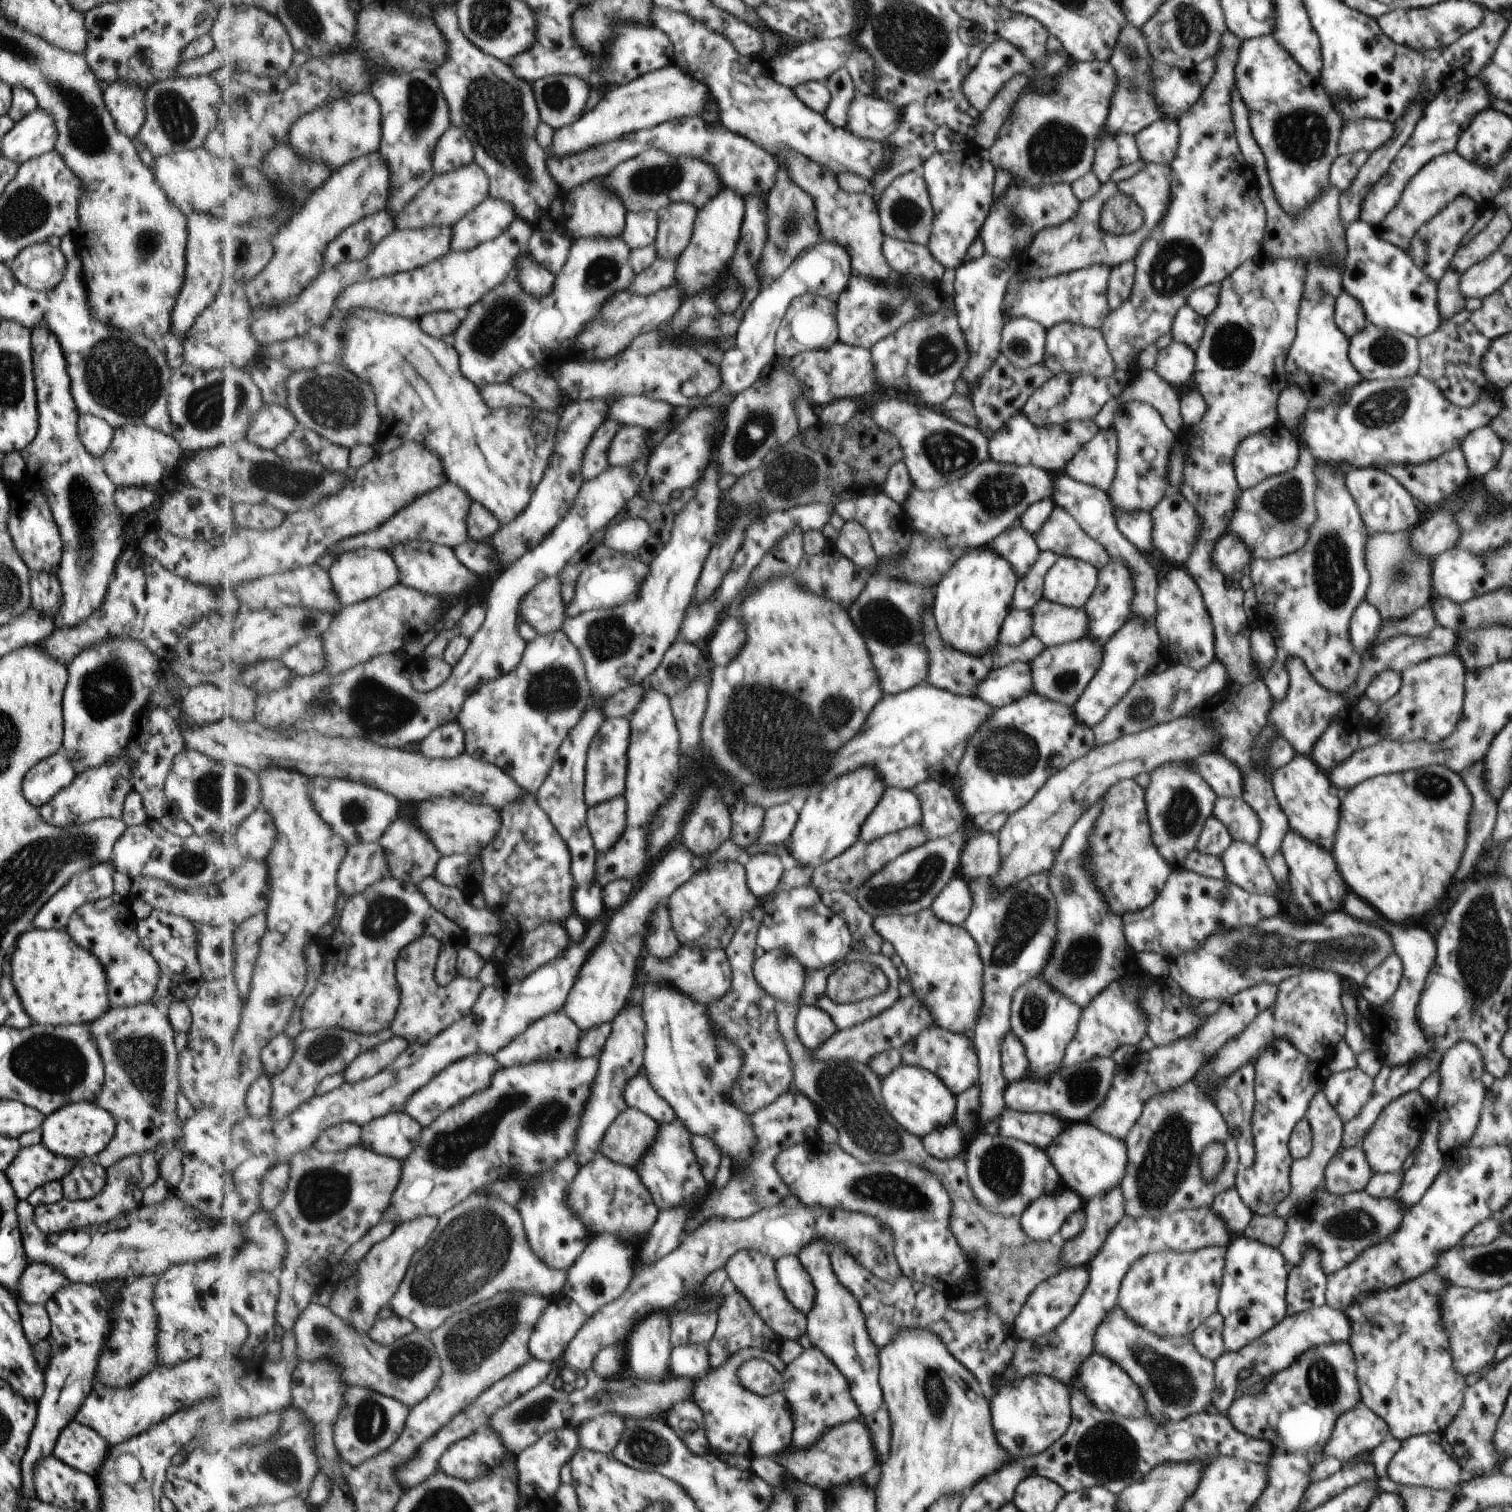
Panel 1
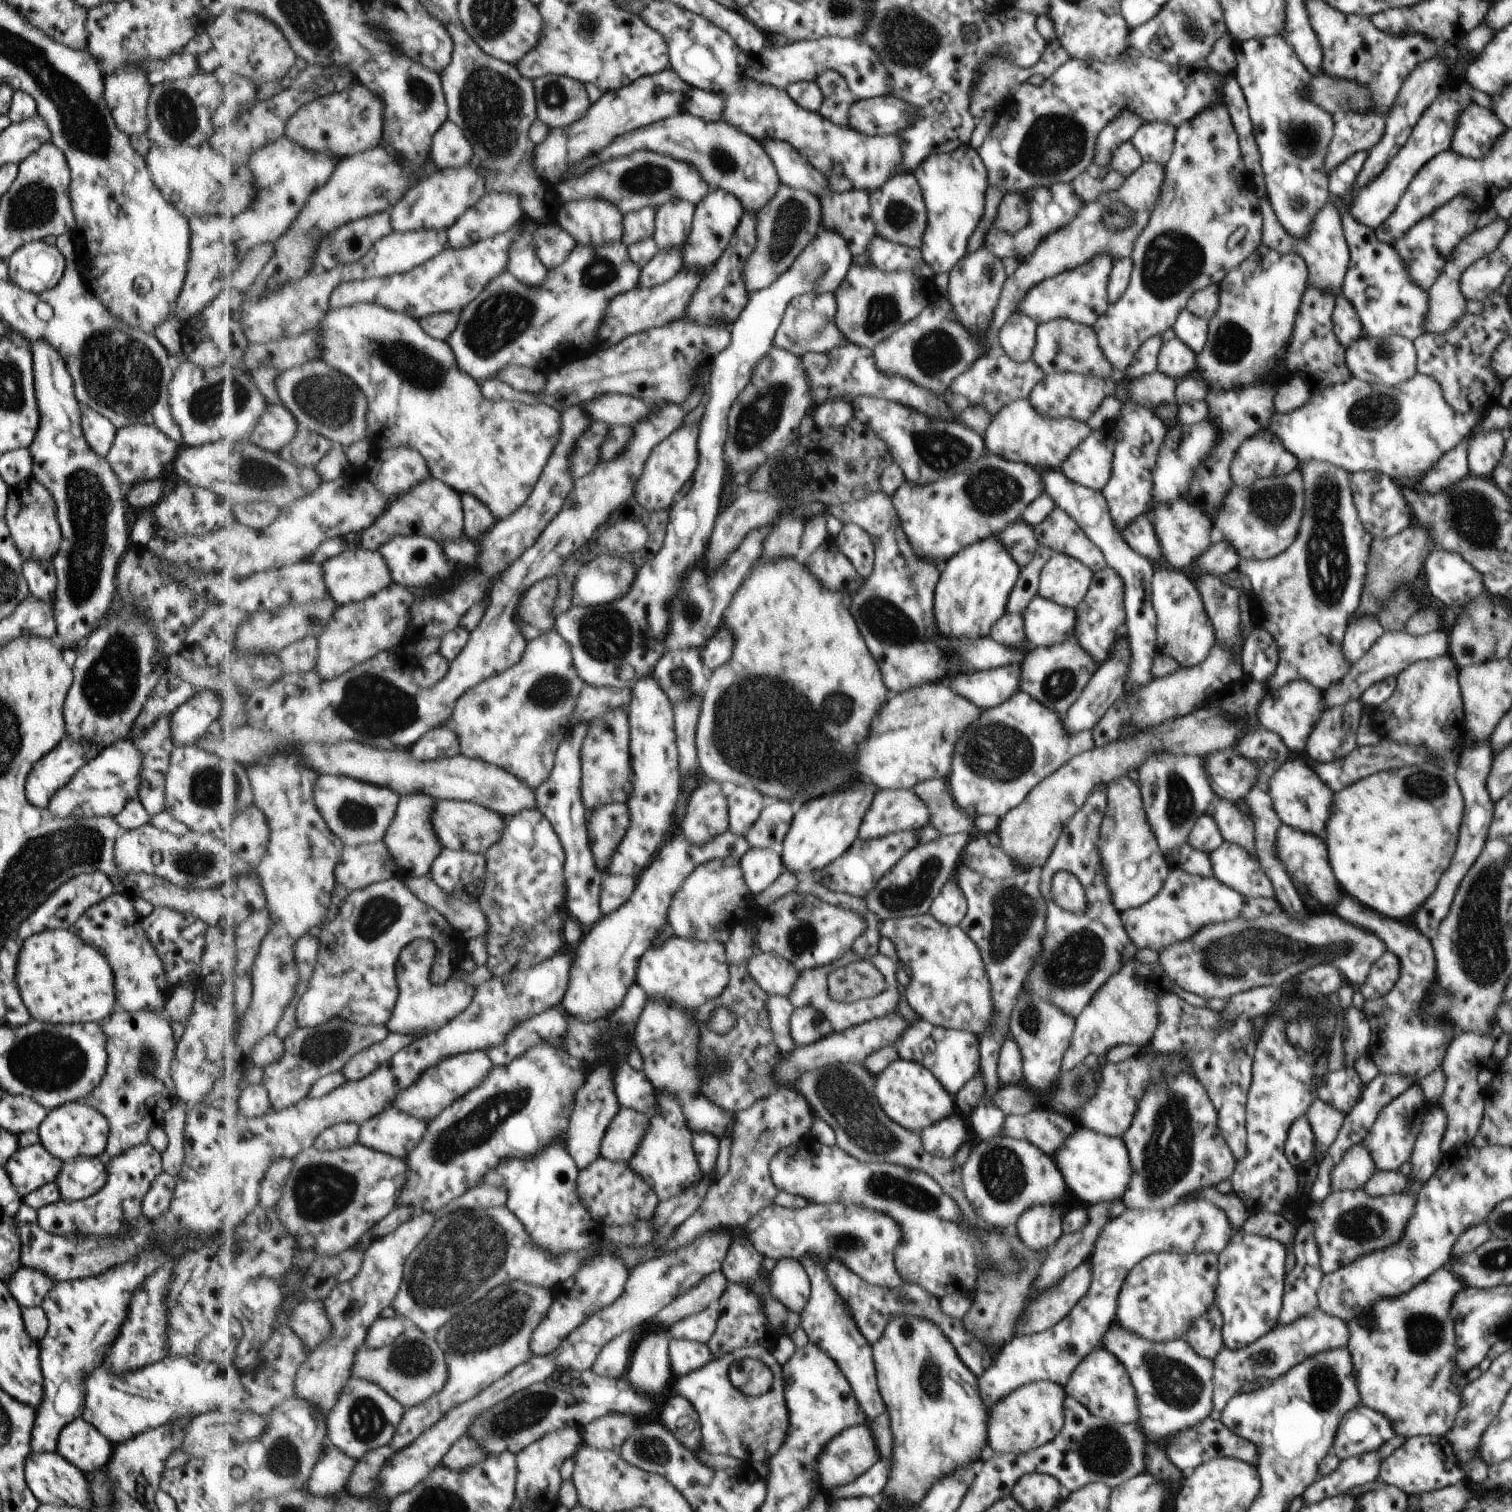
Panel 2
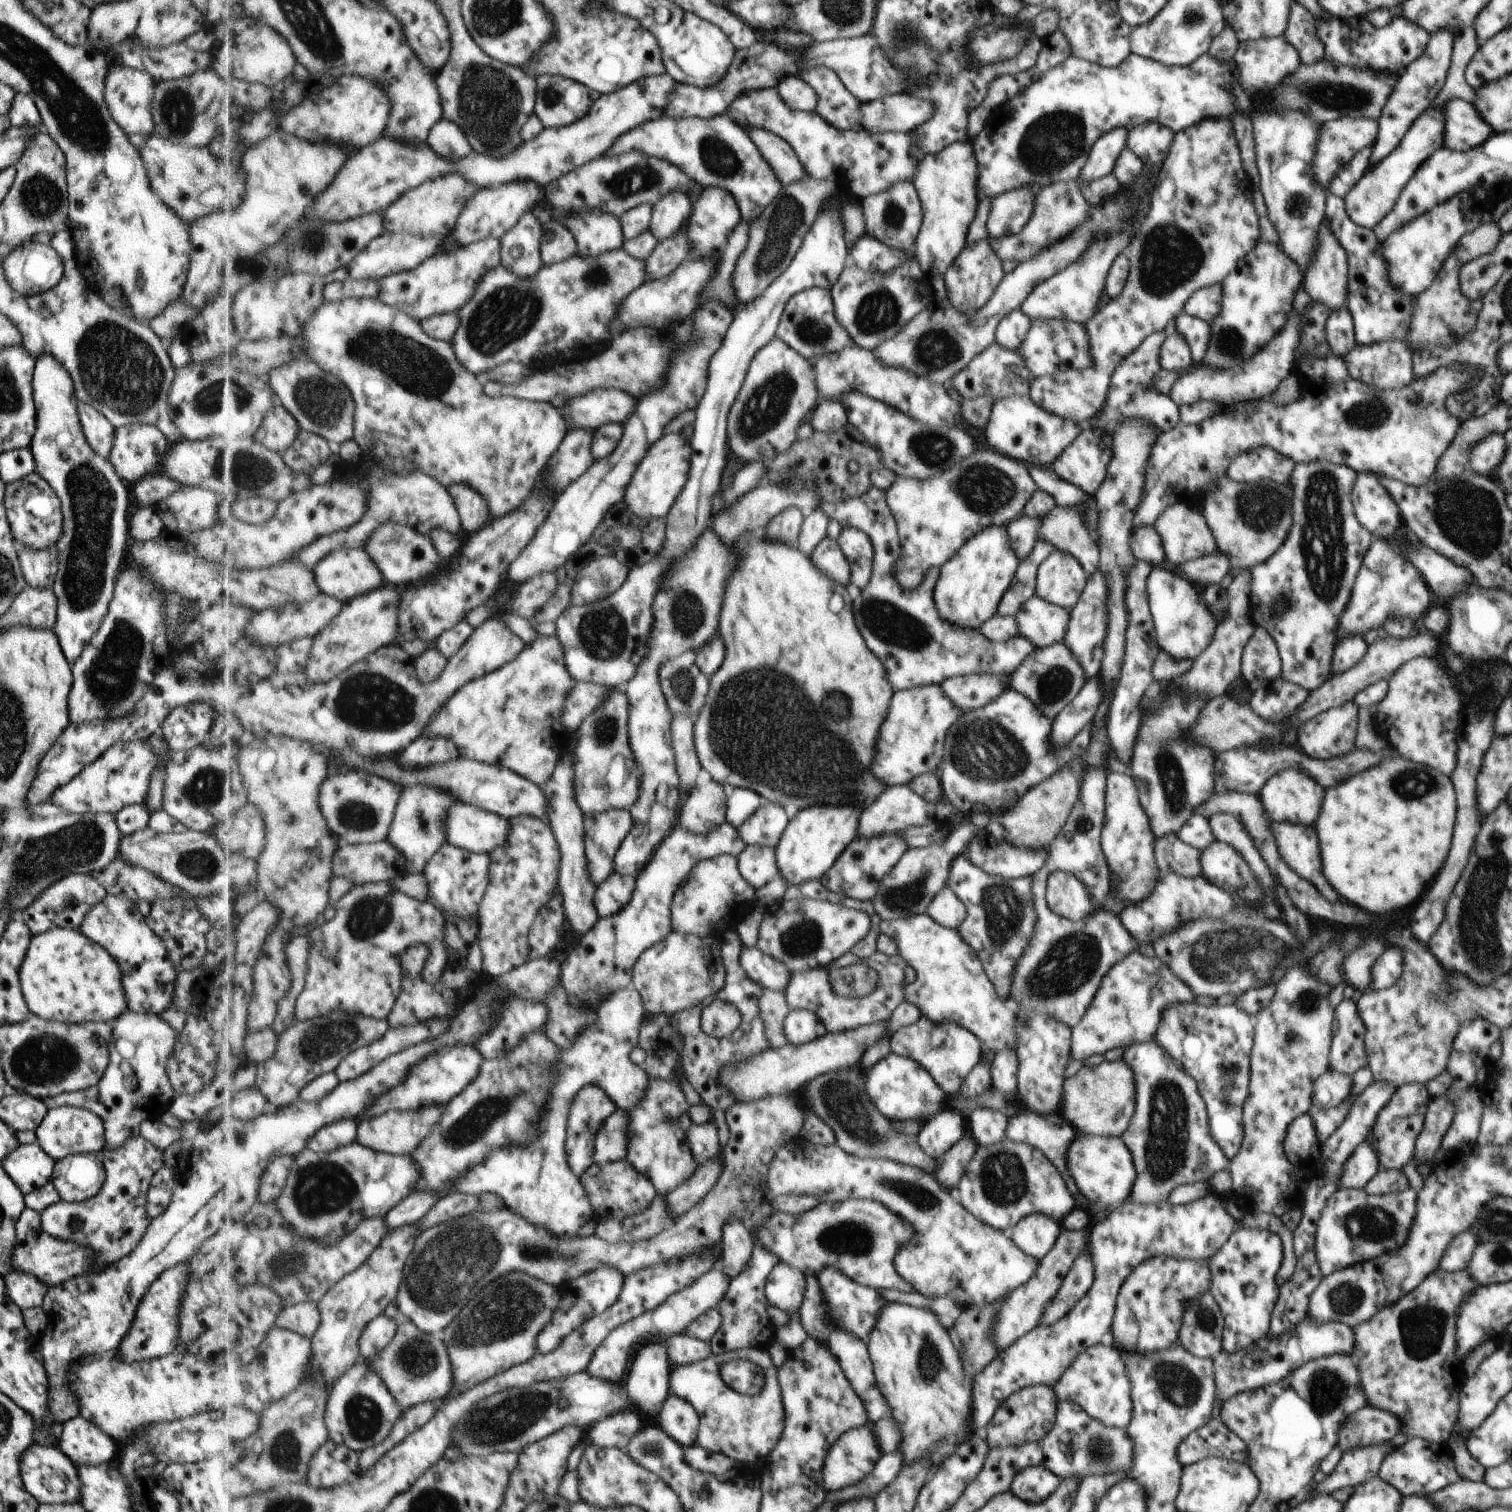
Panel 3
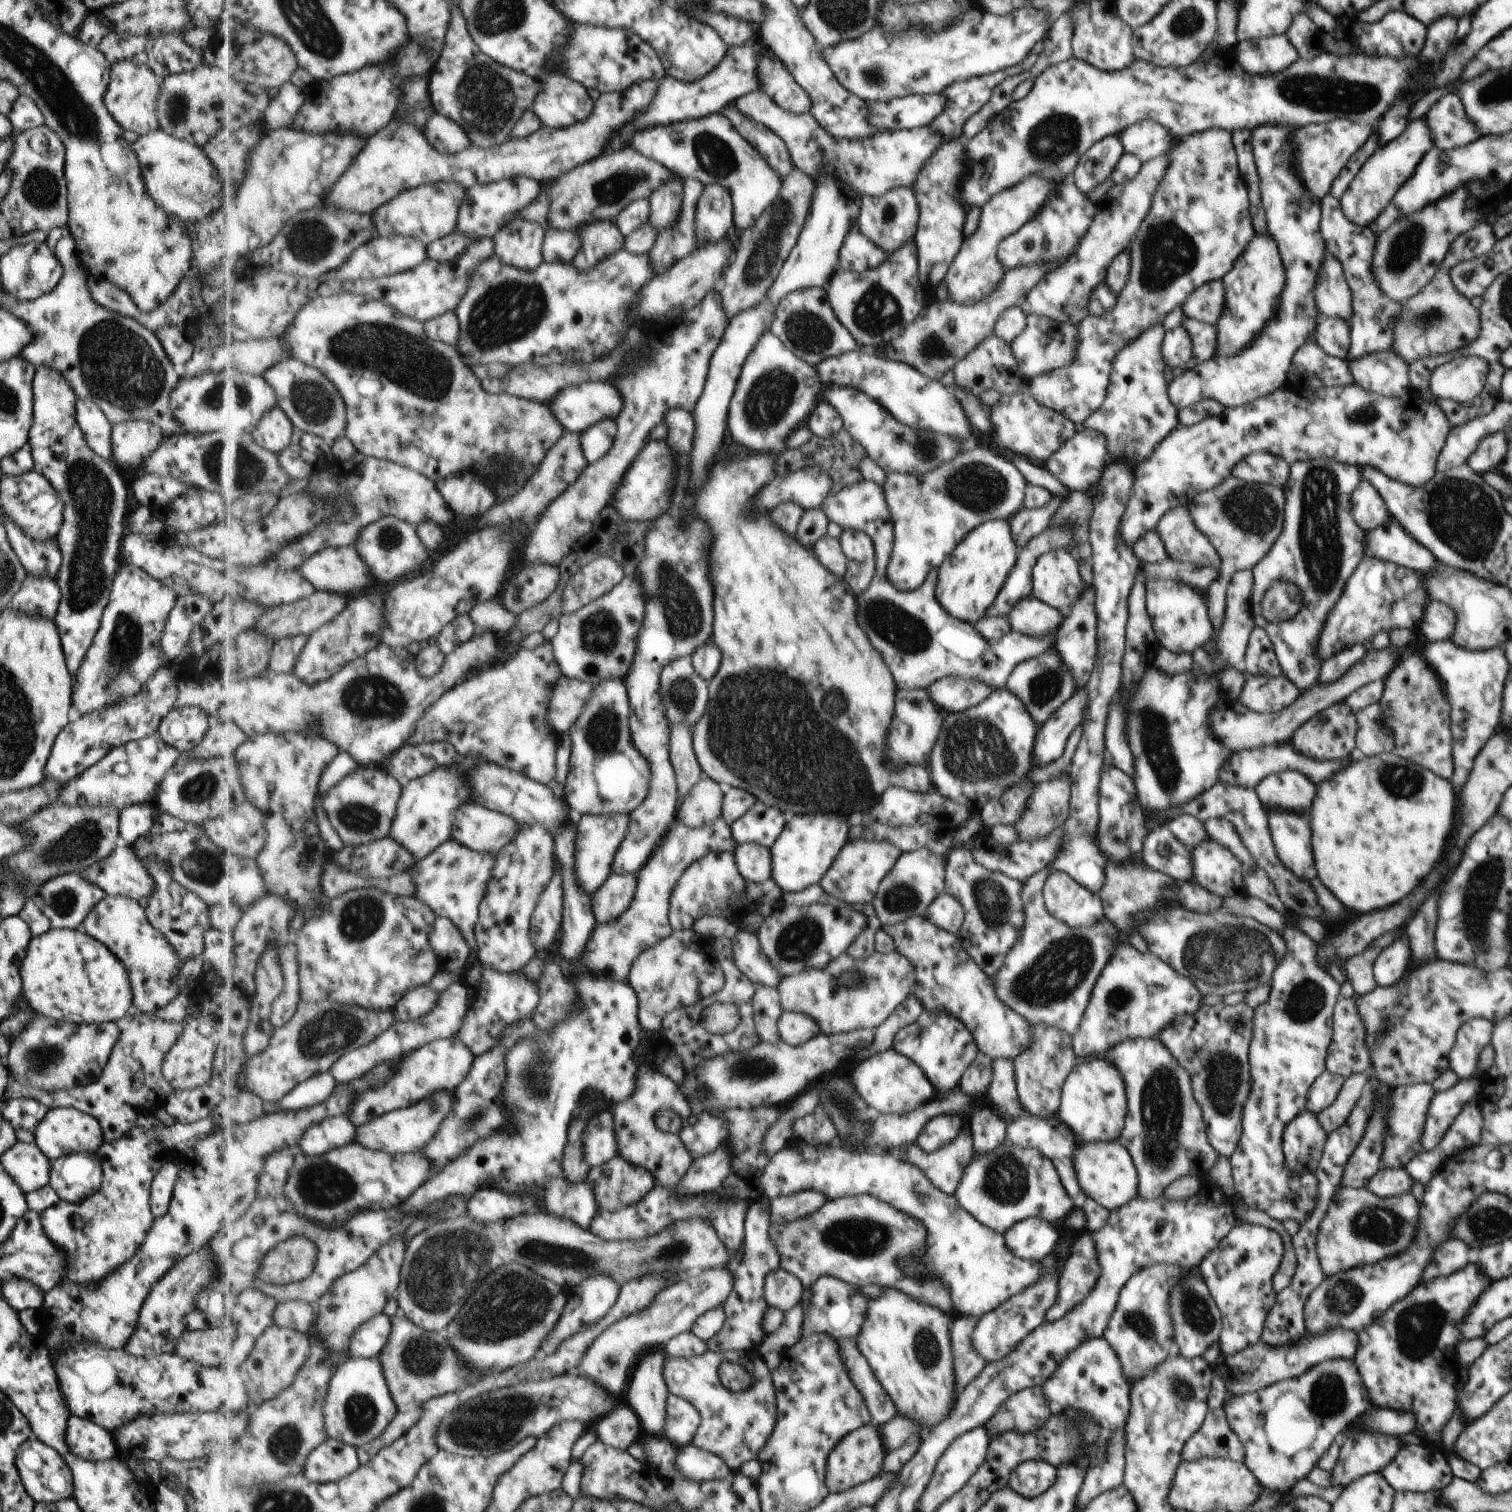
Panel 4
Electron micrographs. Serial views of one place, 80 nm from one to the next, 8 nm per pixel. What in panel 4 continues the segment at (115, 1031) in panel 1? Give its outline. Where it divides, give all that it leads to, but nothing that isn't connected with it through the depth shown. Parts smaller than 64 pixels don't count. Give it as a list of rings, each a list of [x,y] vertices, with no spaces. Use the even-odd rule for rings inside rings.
[[[133,1010],[131,1012],[131,1020],[127,1022],[125,1028],[121,1028],[106,1066],[94,1083],[47,1092],[33,1088],[27,1082],[13,1080],[9,1075],[3,1100],[23,1097],[38,1101],[48,1110],[61,1107],[75,1108],[97,1120],[104,1142],[113,1142],[119,1136],[127,1134],[133,1126],[136,1126],[137,1112],[133,1110],[135,1096],[165,1096],[171,1093],[172,1089],[162,1076],[161,1064],[167,1050],[183,1032],[182,1022],[162,1020],[153,1016],[153,1013],[138,1013]]]

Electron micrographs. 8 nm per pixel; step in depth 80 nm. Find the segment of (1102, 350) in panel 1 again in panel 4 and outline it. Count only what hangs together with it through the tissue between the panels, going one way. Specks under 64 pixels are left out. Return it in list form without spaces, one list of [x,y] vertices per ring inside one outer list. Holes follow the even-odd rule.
[[[1029,314],[1026,316],[1025,327],[1019,336],[1009,342],[1011,356],[1017,363],[1018,372],[1021,376],[1030,380],[1039,374],[1051,372],[1061,366],[1069,366],[1075,355],[1075,346],[1078,346],[1078,335],[1075,325],[1067,322],[1059,323],[1046,318]]]

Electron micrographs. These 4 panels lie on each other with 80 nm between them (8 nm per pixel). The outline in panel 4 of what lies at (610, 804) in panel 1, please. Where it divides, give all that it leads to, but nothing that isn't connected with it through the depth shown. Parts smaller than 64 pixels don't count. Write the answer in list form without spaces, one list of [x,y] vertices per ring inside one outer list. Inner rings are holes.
[[[583,815],[577,817],[577,854],[575,854],[575,874],[581,890],[593,898],[614,872],[614,861],[623,840],[630,833],[629,815]]]

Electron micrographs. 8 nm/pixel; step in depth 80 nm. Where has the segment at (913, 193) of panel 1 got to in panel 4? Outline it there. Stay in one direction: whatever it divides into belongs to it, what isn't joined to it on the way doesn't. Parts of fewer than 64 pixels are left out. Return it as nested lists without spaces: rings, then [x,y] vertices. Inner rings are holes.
[[[895,188],[882,196],[863,197],[862,210],[858,220],[861,234],[888,254],[898,250],[907,240],[913,240],[917,233],[918,202],[909,188]]]

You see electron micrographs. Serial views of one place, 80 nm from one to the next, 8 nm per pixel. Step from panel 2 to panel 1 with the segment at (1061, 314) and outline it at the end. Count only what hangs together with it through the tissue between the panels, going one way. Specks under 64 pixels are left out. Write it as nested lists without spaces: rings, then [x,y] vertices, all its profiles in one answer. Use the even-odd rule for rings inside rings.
[[[1095,264],[1068,274],[1041,278],[1041,280],[1029,278],[1029,280],[1017,281],[1009,286],[1010,290],[1006,296],[1007,319],[1024,317],[1041,324],[1044,329],[1063,322],[1099,329],[1107,314],[1110,314],[1106,300],[1109,276],[1109,267]]]

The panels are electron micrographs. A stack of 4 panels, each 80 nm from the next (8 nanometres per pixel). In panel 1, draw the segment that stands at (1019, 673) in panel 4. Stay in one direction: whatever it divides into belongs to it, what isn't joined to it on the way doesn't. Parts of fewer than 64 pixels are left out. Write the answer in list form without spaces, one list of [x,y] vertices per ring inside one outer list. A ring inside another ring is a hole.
[[[1087,637],[1063,645],[1044,647],[1029,664],[1033,676],[1032,692],[1050,699],[1051,702],[1059,702],[1063,706],[1073,707],[1081,697],[1083,690],[1093,680],[1102,663],[1102,657],[1103,647],[1101,644],[1087,640]]]

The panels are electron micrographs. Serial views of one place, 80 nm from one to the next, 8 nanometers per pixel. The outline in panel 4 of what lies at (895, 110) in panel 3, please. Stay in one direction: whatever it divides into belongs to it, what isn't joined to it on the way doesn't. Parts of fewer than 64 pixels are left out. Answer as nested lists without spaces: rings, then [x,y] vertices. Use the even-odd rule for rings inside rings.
[[[943,92],[927,95],[907,95],[901,98],[891,98],[889,102],[871,104],[871,124],[878,131],[913,129],[928,126],[945,110],[947,98]]]

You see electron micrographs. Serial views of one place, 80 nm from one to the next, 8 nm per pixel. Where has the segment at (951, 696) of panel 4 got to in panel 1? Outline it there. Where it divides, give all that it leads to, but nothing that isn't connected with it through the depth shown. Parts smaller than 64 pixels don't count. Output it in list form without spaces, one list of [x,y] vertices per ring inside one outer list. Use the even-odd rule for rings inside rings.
[[[1016,661],[1002,668],[991,668],[989,674],[975,684],[971,697],[995,708],[1018,701],[1032,690],[1033,676],[1029,664]]]

